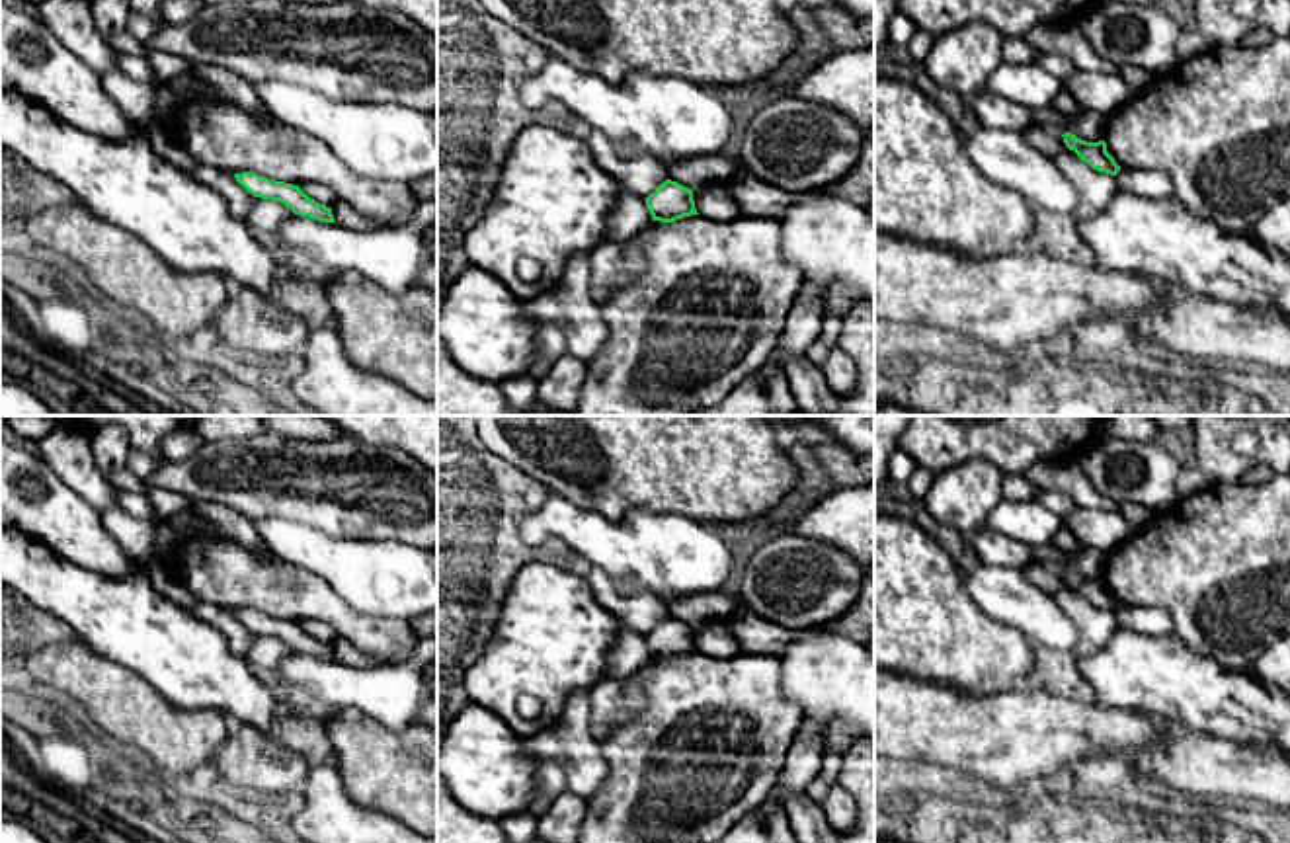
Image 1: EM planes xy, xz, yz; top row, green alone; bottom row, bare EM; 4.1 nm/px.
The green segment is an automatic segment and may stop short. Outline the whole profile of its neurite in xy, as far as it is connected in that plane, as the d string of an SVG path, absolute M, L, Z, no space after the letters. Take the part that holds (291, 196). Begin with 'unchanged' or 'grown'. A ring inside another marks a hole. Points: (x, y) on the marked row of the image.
unchanged | M250 172L234 174L234 178L254 197L279 201L301 217L336 222L332 209L310 199L299 185L275 181Z

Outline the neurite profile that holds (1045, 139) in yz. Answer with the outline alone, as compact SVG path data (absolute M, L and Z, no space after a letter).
M1030 125L1023 131L1023 135L1034 148L1050 158L1066 148L1064 137L1048 127Z

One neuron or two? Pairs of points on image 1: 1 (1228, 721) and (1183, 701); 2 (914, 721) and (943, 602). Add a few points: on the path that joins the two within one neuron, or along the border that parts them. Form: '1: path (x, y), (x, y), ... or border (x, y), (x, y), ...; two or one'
1: path (1216, 711), (1207, 701), (1195, 701); one
2: border (894, 672), (968, 691); two

